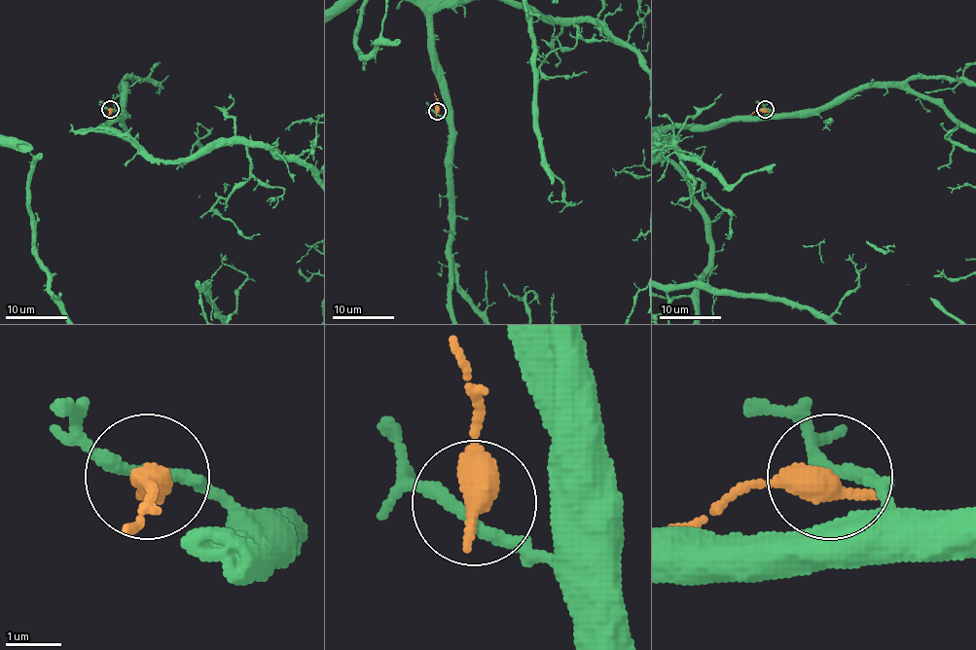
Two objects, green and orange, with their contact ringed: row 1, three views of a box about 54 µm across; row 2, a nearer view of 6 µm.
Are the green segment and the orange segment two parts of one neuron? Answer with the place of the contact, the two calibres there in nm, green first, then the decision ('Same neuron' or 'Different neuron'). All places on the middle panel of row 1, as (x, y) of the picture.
Place: (437, 111). Thickness 240 nm (green) against 550 nm. Different neuron

